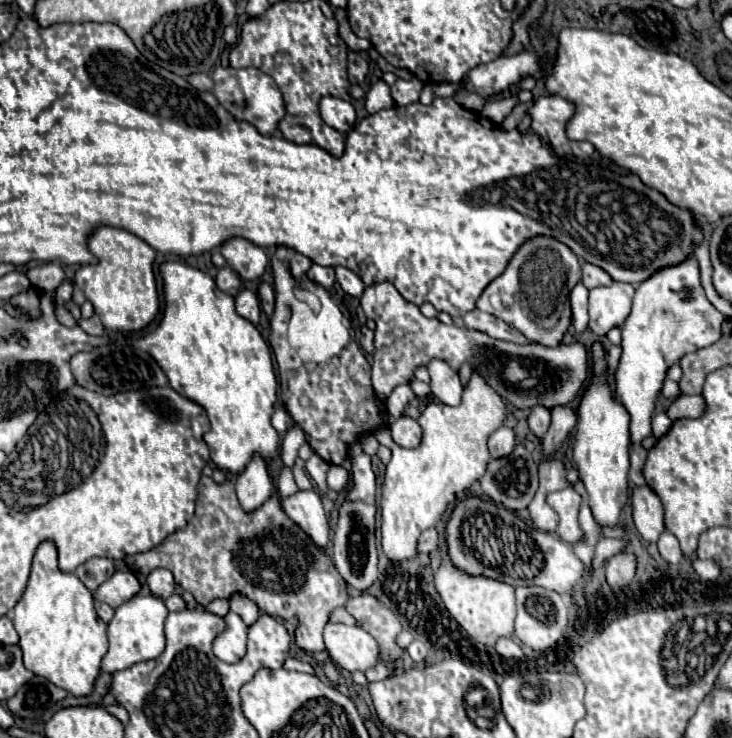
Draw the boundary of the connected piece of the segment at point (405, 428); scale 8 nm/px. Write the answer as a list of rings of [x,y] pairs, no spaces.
[[[401,416],[391,424],[393,440],[403,448],[417,448],[421,444],[421,426],[409,416]]]

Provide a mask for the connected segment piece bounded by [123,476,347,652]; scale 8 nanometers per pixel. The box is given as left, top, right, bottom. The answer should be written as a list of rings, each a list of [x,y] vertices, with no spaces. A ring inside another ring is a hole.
[[[203,476],[199,484],[197,508],[189,524],[169,534],[149,552],[125,556],[125,566],[145,576],[155,568],[167,568],[175,576],[175,582],[203,606],[239,592],[269,616],[275,616],[275,610],[295,610],[299,618],[295,632],[297,646],[307,652],[325,651],[322,633],[327,616],[347,602],[345,580],[333,568],[331,558],[285,516],[277,496],[271,496],[259,510],[247,514],[237,502],[231,478],[215,484]],[[209,538],[213,538],[213,546],[205,544]]]

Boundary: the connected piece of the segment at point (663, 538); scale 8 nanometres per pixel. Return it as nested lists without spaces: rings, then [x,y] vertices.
[[[663,530],[663,534],[659,536],[657,546],[659,546],[661,556],[663,556],[667,562],[671,562],[671,564],[679,564],[679,560],[683,558],[681,548],[679,548],[679,540],[677,540],[669,530]]]

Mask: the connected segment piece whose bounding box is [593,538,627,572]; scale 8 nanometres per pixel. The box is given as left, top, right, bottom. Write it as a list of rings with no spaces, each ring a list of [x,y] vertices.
[[[601,538],[601,542],[597,544],[597,554],[593,556],[593,572],[625,546],[627,546],[625,538]]]

